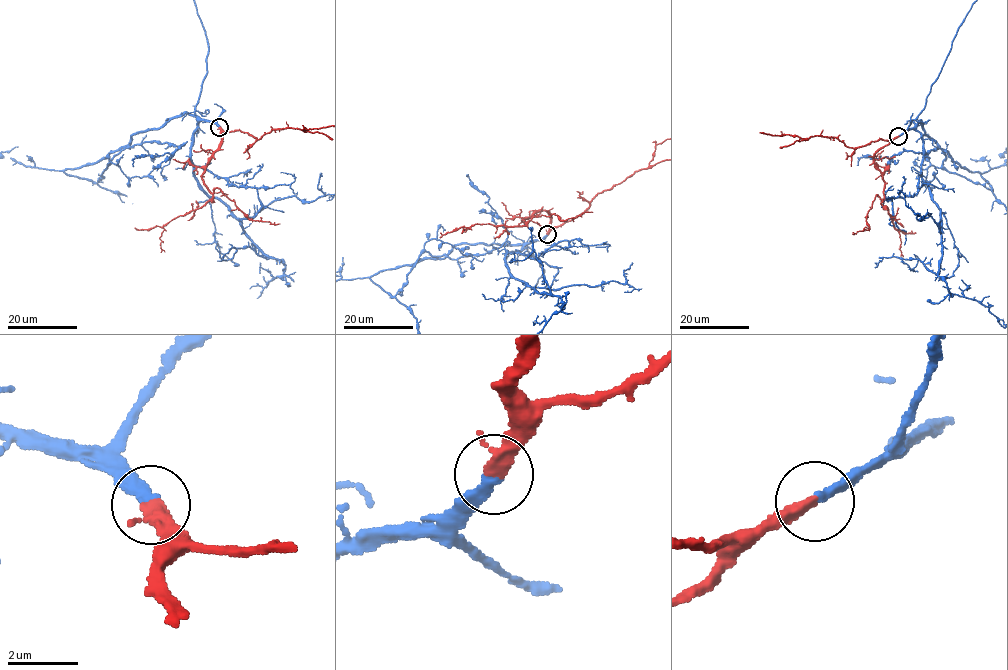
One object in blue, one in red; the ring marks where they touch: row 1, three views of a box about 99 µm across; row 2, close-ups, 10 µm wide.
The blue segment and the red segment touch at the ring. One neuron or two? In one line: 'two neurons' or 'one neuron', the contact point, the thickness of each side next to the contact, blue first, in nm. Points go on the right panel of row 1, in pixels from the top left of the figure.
one neuron | (898, 136) | 280/280 nm

